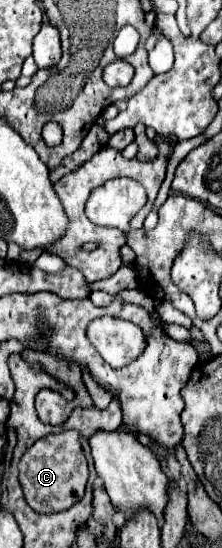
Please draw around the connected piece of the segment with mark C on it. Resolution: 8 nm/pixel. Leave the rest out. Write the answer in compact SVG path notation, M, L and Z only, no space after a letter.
M64 429L38 439L20 459L20 483L28 505L38 513L56 513L82 499L88 481L88 461L80 443L80 433Z

